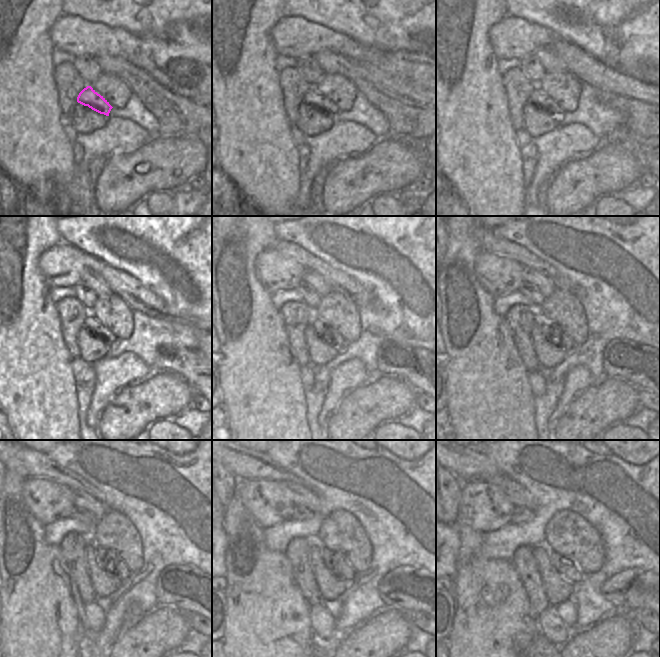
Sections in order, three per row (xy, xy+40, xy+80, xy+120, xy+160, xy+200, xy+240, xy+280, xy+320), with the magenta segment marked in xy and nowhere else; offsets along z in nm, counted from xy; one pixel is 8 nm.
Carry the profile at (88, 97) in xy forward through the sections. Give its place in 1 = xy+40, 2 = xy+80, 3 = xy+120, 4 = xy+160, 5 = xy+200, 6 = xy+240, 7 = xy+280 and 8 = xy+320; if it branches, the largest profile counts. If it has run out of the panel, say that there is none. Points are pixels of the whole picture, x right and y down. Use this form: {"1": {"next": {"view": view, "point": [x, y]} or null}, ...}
{"1": {"next": {"view": "xy+40", "point": [313, 98]}}, "2": {"next": {"view": "xy+80", "point": [538, 98]}}, "3": {"next": {"view": "xy+120", "point": [91, 323]}}, "4": {"next": {"view": "xy+160", "point": [324, 331]}}, "5": {"next": {"view": "xy+200", "point": [555, 336]}}, "6": {"next": {"view": "xy+240", "point": [109, 560]}}, "7": {"next": {"view": "xy+280", "point": [335, 561]}}, "8": {"next": {"view": "xy+320", "point": [565, 565]}}}

